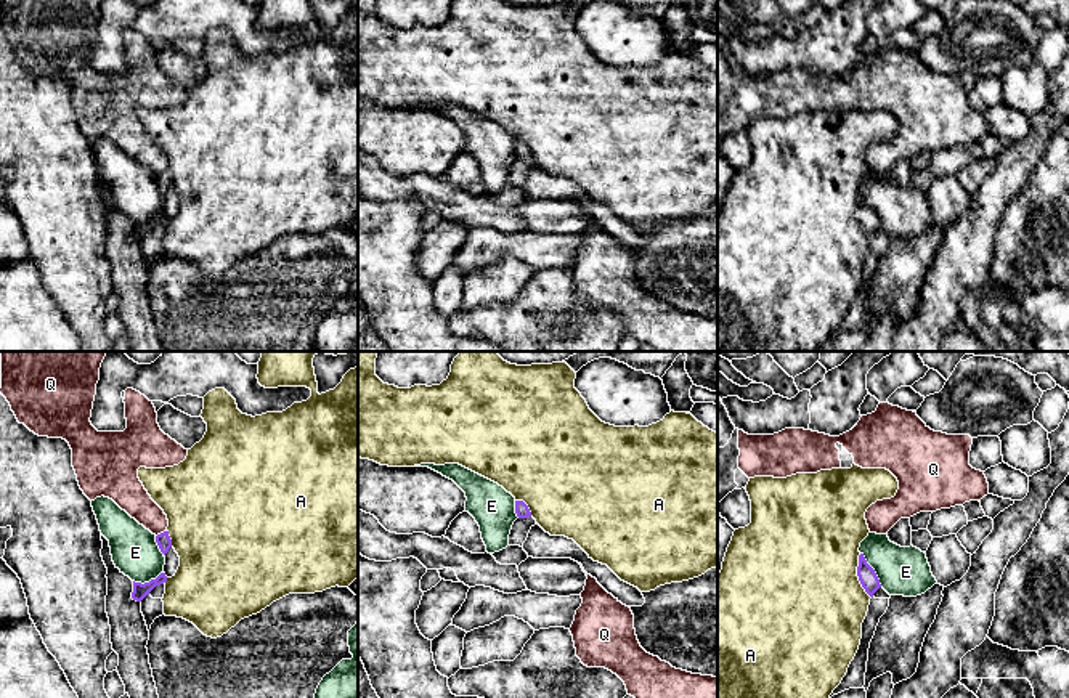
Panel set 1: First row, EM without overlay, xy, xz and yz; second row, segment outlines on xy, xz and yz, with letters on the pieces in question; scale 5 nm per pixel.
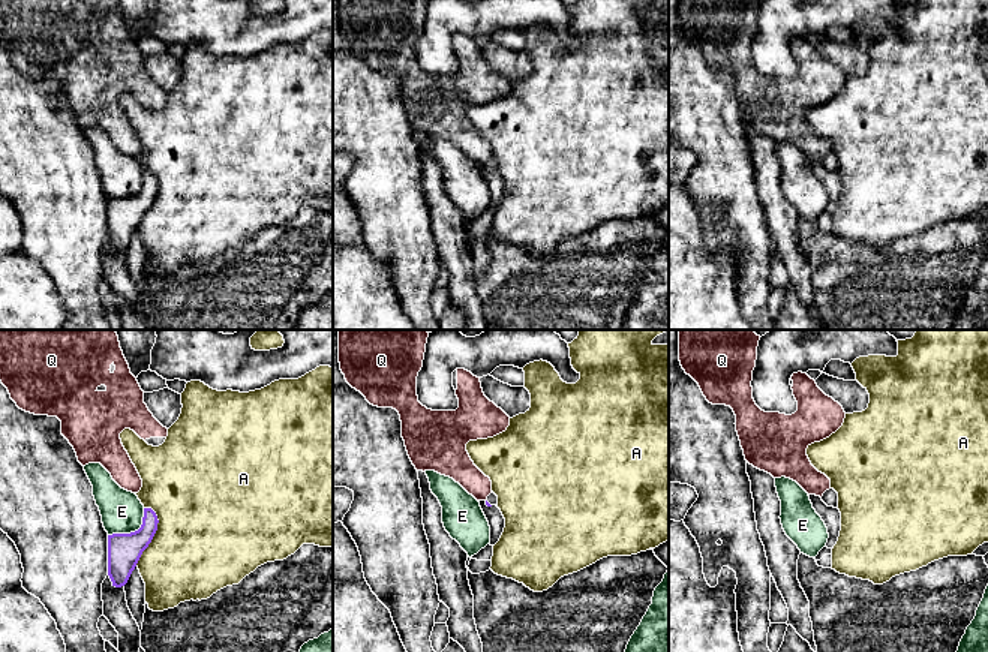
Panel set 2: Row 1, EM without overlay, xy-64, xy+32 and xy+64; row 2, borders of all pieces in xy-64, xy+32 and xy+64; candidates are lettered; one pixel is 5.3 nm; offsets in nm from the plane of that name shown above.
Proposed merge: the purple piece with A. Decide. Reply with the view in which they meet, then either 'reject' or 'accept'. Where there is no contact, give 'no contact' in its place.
meets purple in yz; reject

